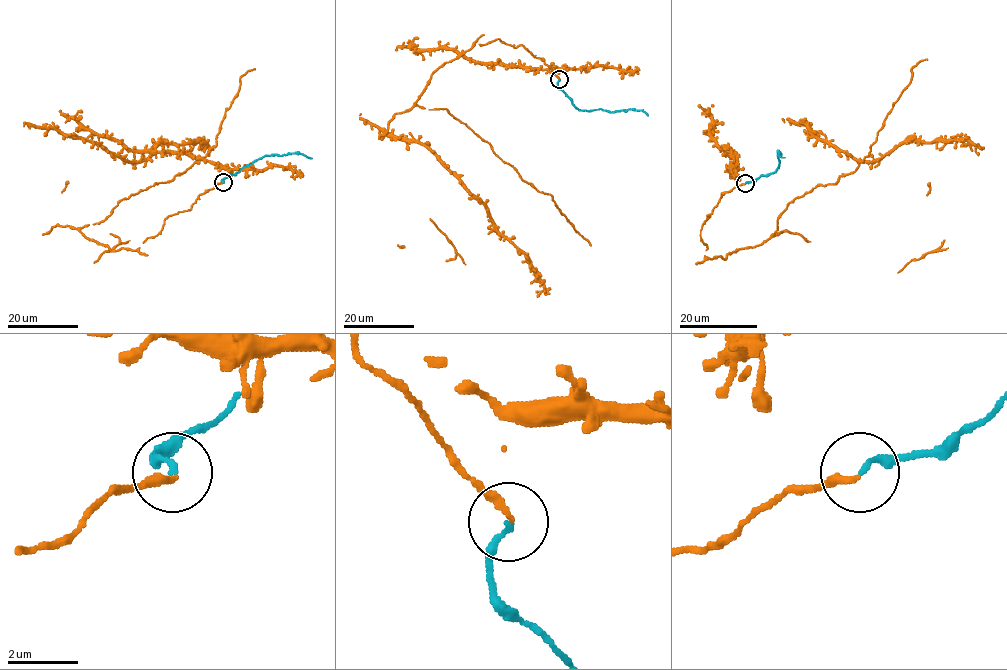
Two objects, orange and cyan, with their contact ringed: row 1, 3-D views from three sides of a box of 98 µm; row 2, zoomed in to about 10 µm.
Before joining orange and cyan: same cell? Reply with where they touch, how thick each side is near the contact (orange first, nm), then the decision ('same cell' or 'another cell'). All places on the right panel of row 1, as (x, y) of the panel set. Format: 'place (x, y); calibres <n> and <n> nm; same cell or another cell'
place (745, 183); calibres 200 and 160 nm; same cell

